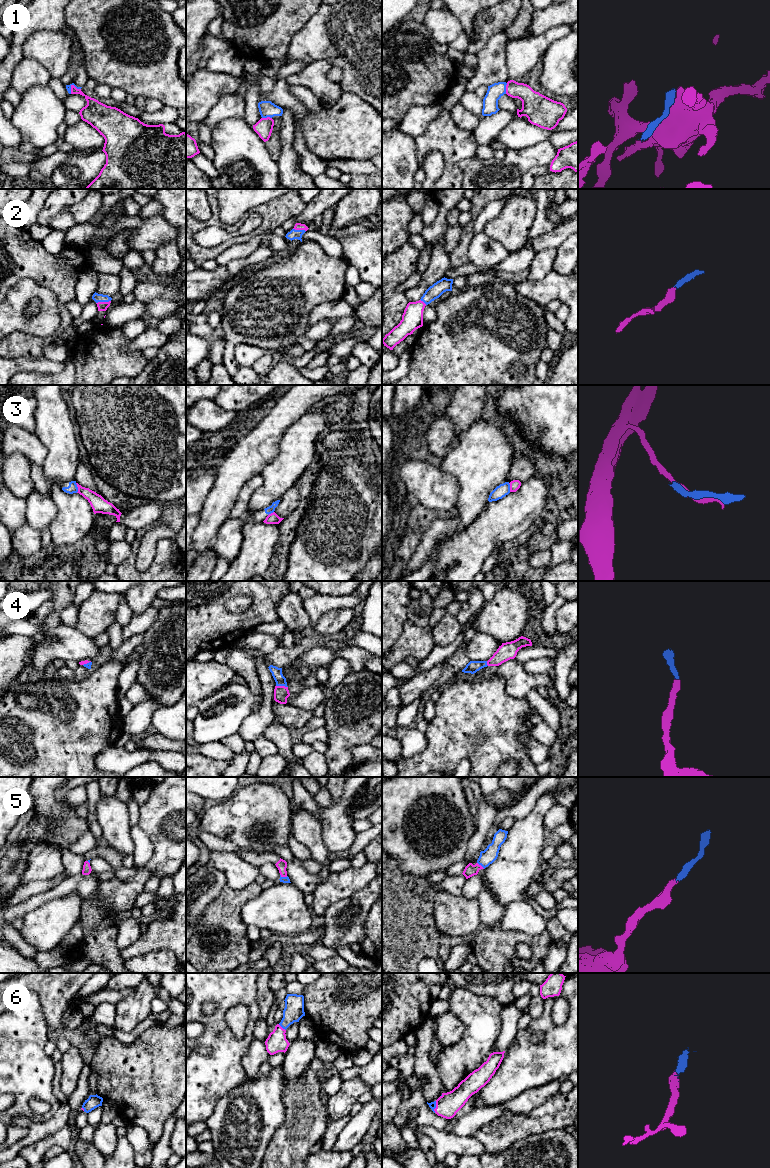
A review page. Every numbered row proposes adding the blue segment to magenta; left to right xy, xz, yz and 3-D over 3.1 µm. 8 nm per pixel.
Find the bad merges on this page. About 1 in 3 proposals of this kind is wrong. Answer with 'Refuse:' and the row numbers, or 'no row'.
Refuse: 1, 3

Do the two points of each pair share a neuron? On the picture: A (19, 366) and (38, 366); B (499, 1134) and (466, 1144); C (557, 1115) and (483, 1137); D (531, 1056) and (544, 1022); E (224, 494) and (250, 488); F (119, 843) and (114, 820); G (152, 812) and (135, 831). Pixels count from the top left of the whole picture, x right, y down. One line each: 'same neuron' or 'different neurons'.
A: same neuron
B: different neurons
C: same neuron
D: same neuron
E: different neurons
F: same neuron
G: different neurons

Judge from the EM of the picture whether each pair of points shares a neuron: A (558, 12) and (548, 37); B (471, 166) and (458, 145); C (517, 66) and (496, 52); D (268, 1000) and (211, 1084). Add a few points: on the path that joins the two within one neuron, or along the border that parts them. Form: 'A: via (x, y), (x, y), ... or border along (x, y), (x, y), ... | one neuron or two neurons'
A: border along (567, 24), (555, 26), (541, 34), (530, 37) | two neurons
B: border along (476, 156), (464, 158), (459, 163), (462, 178) | two neurons
C: border along (507, 42), (506, 68), (509, 80) | two neurons
D: border along (256, 989), (256, 1003), (259, 1008), (260, 1017) | two neurons

